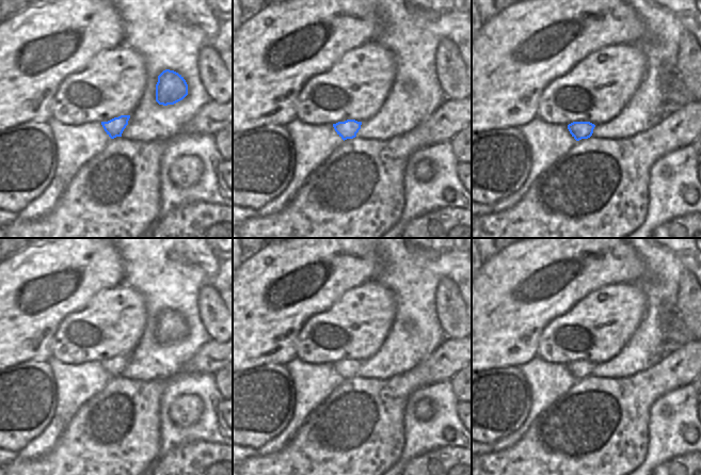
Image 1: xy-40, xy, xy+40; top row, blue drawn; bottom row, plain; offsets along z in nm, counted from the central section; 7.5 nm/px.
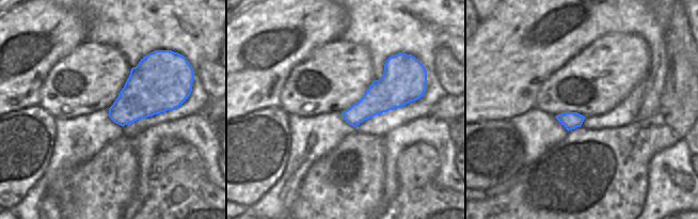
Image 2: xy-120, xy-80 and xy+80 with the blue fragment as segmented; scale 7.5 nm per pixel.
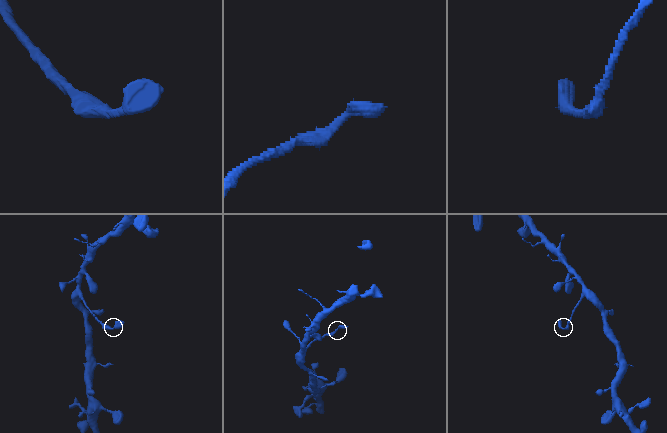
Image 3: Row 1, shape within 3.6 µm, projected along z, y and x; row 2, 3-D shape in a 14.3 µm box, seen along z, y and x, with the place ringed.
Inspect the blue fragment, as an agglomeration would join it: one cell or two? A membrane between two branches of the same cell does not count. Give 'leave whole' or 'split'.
leave whole

